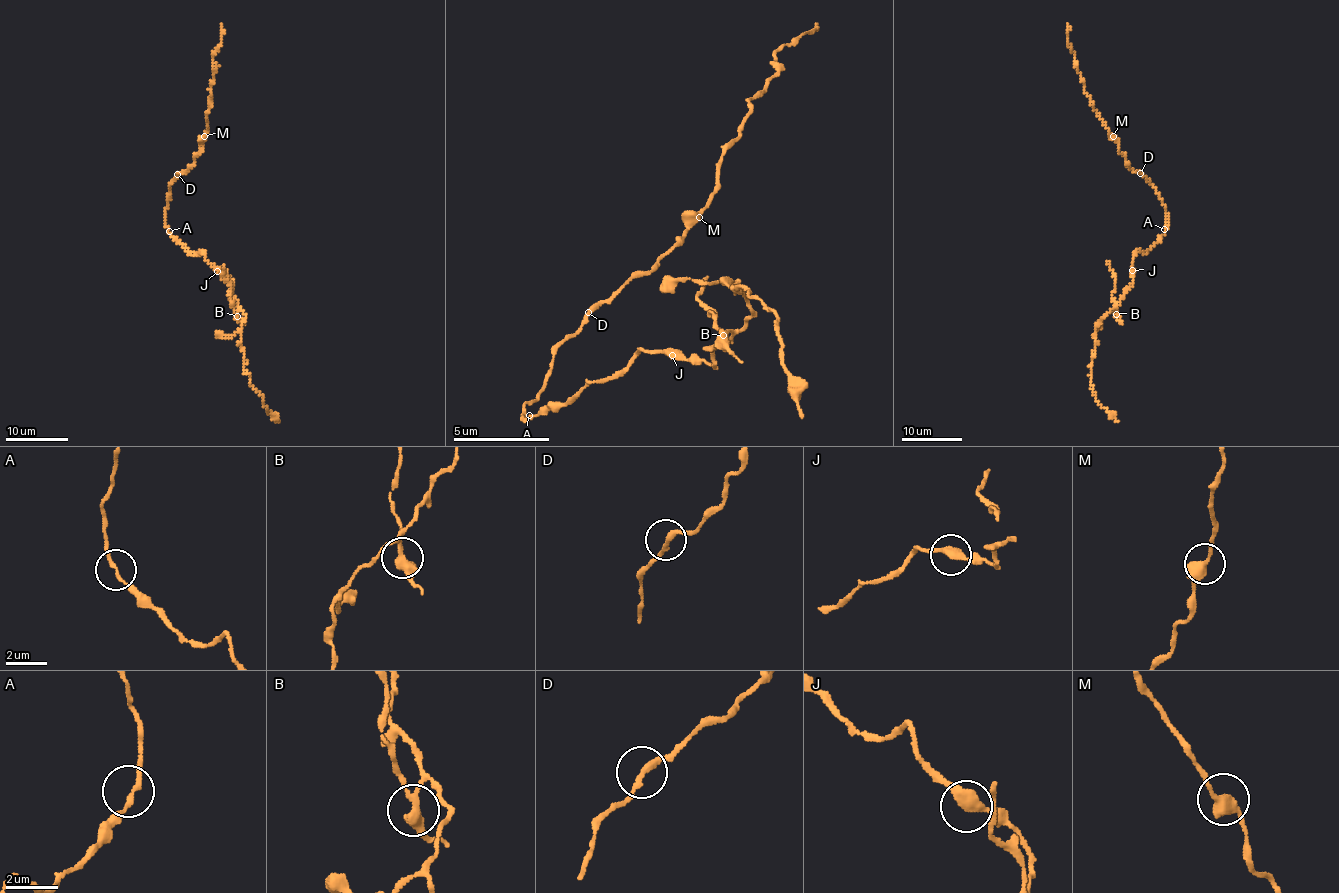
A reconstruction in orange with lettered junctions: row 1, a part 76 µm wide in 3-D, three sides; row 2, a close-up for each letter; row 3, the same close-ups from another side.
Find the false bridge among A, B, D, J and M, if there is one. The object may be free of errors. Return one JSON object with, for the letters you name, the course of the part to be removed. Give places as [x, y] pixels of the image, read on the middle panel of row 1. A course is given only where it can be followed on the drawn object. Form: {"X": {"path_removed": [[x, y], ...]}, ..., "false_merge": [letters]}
{"B": {"path_removed": [[722, 336], [699, 296], [710, 275]]}, "false_merge": ["B"]}

